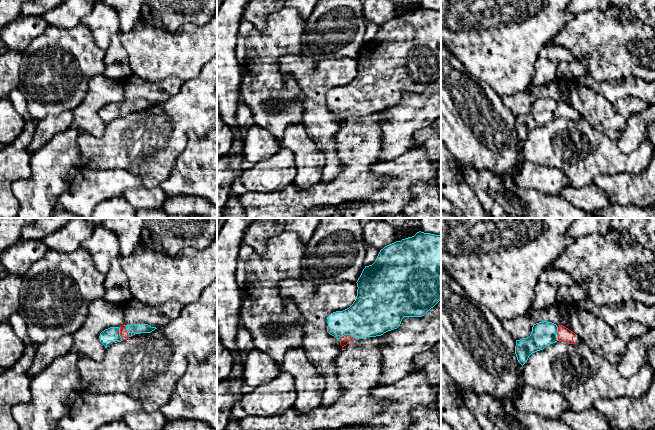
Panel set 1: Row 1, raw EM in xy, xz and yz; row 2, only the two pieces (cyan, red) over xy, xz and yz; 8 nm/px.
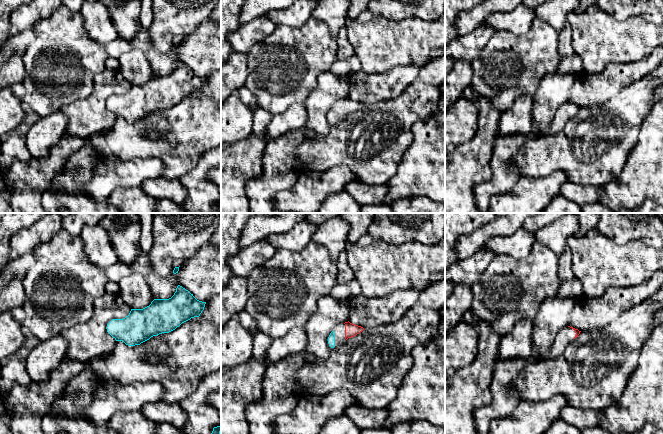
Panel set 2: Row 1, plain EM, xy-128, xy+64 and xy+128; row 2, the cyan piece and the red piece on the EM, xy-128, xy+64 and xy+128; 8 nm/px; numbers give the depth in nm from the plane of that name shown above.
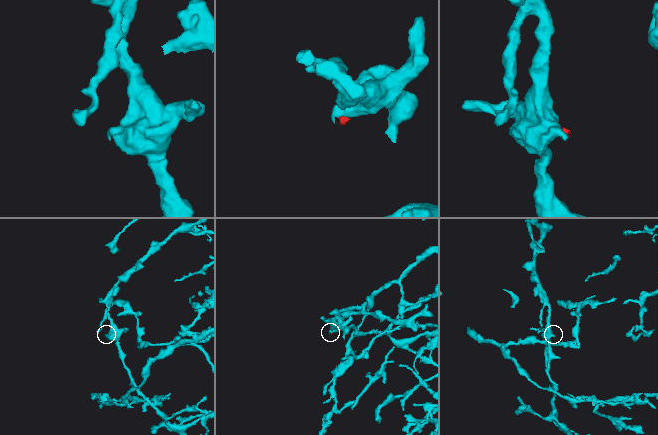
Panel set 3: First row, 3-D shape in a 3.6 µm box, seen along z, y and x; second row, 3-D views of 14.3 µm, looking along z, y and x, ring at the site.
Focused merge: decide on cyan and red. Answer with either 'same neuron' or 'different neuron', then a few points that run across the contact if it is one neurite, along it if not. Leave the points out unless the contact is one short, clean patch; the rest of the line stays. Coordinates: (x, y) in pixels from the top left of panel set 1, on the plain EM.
same neuron

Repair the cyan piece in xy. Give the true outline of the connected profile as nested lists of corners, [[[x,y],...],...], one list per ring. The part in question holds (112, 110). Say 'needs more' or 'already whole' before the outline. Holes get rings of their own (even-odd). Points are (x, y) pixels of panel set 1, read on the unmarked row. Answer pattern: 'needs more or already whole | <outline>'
needs more | [[[133,100],[133,101],[122,101],[120,103],[110,103],[100,109],[100,118],[109,124],[117,118],[126,116],[127,114],[140,109],[151,109],[157,105],[151,103],[148,100]]]

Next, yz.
needs more | [[[548,97],[534,100],[529,113],[516,116],[515,130],[518,138],[523,142],[531,130],[543,126],[546,122],[557,117],[576,120],[581,116],[563,101],[557,102]]]

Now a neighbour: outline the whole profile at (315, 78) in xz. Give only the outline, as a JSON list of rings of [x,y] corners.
[[[285,56],[278,62],[281,66],[281,74],[297,82],[304,102],[302,124],[309,139],[325,155],[326,161],[321,181],[323,183],[333,181],[344,169],[344,165],[335,151],[335,135],[342,122],[336,121],[336,114],[327,108],[328,92],[333,88],[343,87],[353,80],[357,72],[357,59],[314,60],[307,56]]]

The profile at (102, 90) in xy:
[[[103,74],[94,76],[89,81],[85,98],[72,111],[74,117],[72,128],[100,138],[106,127],[100,118],[100,109],[110,103],[120,103],[124,98],[123,80],[110,79]]]

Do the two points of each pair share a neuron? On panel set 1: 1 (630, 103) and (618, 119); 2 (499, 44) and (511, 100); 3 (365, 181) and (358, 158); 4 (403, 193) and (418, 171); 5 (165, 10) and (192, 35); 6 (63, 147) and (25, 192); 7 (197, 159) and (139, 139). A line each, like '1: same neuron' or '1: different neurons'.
1: same neuron
2: different neurons
3: same neuron
4: same neuron
5: different neurons
6: same neuron
7: different neurons

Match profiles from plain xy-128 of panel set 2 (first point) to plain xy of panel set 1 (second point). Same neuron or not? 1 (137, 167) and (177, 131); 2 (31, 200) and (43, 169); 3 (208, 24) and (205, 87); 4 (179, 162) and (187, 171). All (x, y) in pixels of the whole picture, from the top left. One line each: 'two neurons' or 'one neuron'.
1: two neurons
2: one neuron
3: two neurons
4: two neurons

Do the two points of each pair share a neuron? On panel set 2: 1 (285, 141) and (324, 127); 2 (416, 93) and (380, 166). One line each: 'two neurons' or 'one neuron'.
1: two neurons
2: one neuron

